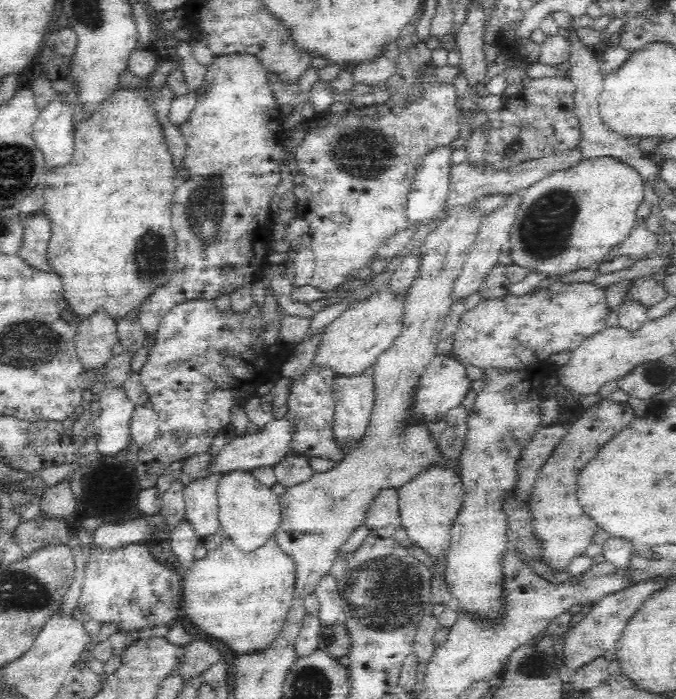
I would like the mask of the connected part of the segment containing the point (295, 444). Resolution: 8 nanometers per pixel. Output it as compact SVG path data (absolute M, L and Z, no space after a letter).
M309 367L303 376L296 378L284 409L292 413L298 423L298 430L291 442L292 450L302 451L314 458L326 458L326 460L338 462L338 460L342 460L346 452L336 446L333 437L335 402L332 394L334 380L335 374Z

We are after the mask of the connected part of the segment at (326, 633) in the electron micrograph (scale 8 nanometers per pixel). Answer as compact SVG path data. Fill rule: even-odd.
M342 618L336 619L332 624L321 623L319 647L330 656L342 658L350 654L354 644L352 634Z

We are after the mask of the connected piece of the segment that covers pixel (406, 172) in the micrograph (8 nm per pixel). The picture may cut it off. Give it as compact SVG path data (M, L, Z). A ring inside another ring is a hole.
M418 43L413 48L408 49L407 51L402 51L397 60L396 75L383 85L383 88L386 88L390 93L390 99L386 103L383 105L366 105L359 108L349 106L345 115L335 114L335 119L326 127L316 130L314 129L314 131L308 133L301 145L297 148L296 162L293 165L300 170L303 170L305 178L300 185L295 186L294 188L294 193L296 193L296 214L300 218L306 219L308 222L310 222L308 234L311 236L311 245L312 249L314 249L315 256L315 269L313 270L312 278L310 278L308 281L310 286L315 286L324 292L334 292L334 290L338 290L338 288L340 288L340 284L342 284L345 280L352 279L352 274L354 274L356 270L360 270L360 268L364 268L364 266L371 265L378 255L378 248L382 248L382 244L385 244L386 240L388 240L390 236L394 236L394 234L402 232L402 230L408 227L405 217L407 198L412 183L414 182L418 172L420 172L420 167L422 167L422 164L424 163L425 156L438 148L448 148L450 142L454 142L454 140L461 136L460 110L454 106L454 102L458 97L457 91L452 83L440 87L432 87L433 66L430 67L430 60L431 51L426 48L426 44L424 43ZM424 66L427 66L427 68L430 69L428 72L426 72L426 74L424 74L424 76L422 76L422 78L419 78L417 75L423 70ZM338 210L340 210L340 212L346 212L348 221L342 222L341 224L336 224L330 219L332 212L338 212Z

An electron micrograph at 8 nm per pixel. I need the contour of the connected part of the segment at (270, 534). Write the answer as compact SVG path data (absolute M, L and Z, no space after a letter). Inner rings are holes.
M240 470L221 475L217 487L217 500L219 529L240 552L252 554L275 540L274 534L281 528L283 520L281 496L260 484L250 472Z

